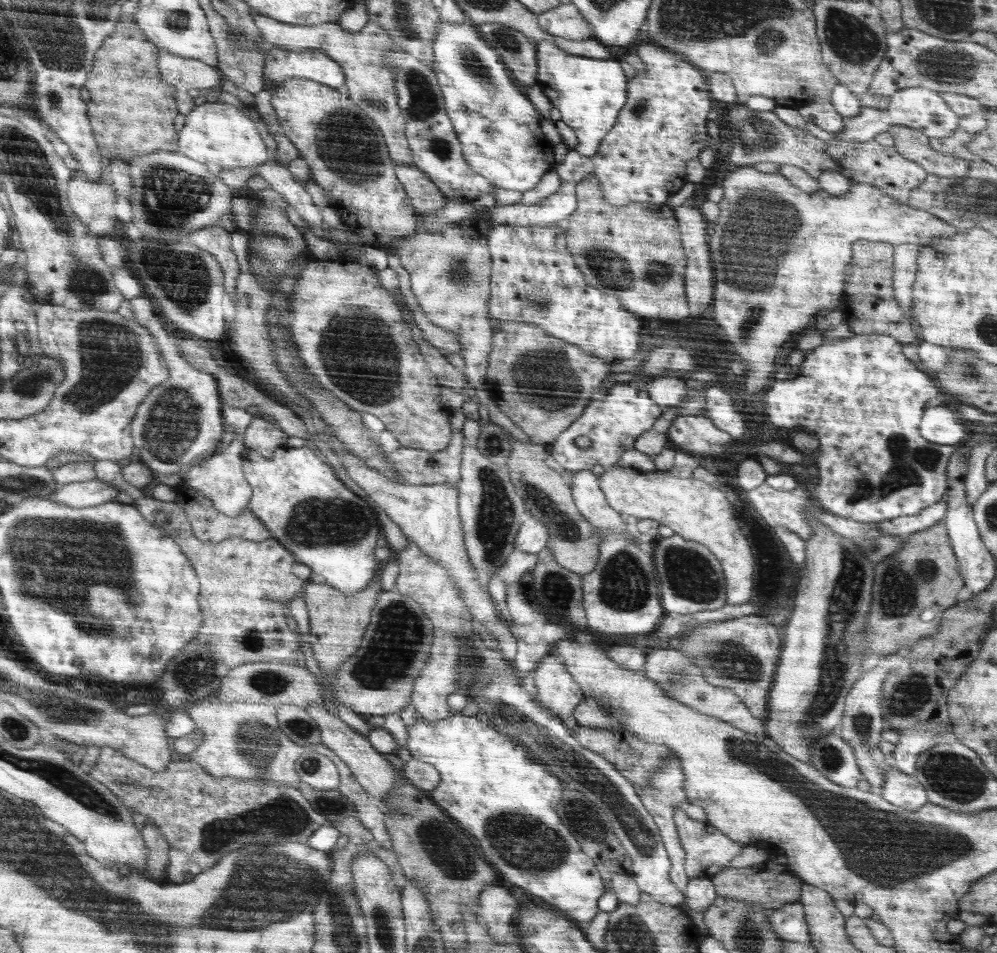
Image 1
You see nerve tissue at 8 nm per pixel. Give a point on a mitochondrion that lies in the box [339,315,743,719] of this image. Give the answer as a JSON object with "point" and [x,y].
{"point":[388,656]}

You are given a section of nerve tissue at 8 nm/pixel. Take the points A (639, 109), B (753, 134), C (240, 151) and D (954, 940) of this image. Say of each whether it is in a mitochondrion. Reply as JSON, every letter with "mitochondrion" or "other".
{"A":"mitochondrion","B":"mitochondrion","C":"other","D":"other"}

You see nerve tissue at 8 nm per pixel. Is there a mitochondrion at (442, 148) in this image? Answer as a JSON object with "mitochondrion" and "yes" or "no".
{"mitochondrion":"yes"}

